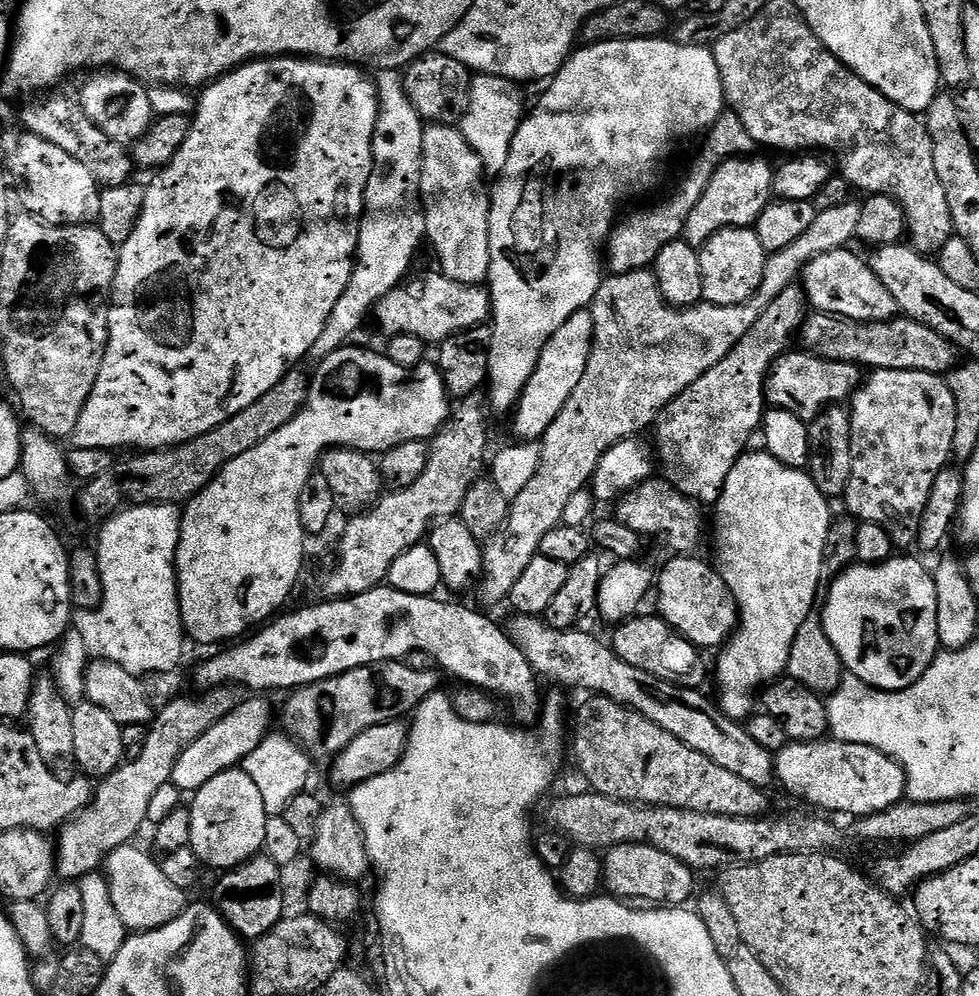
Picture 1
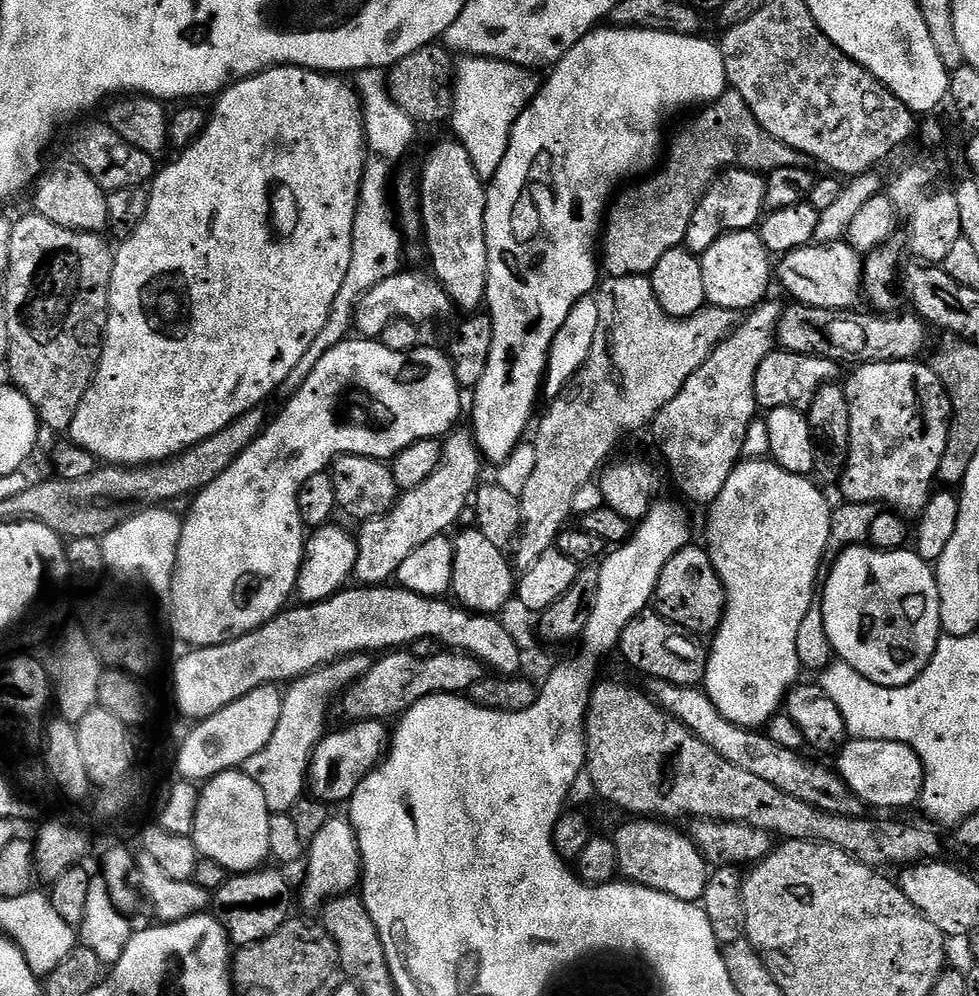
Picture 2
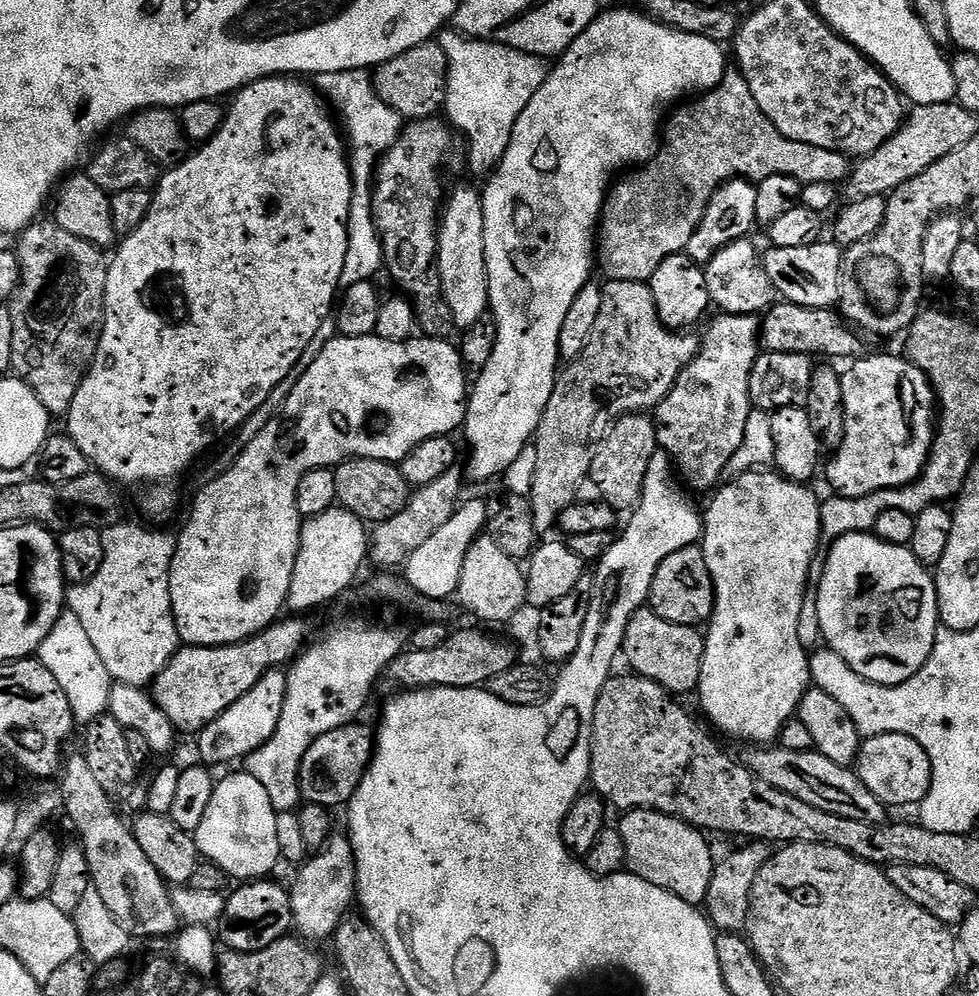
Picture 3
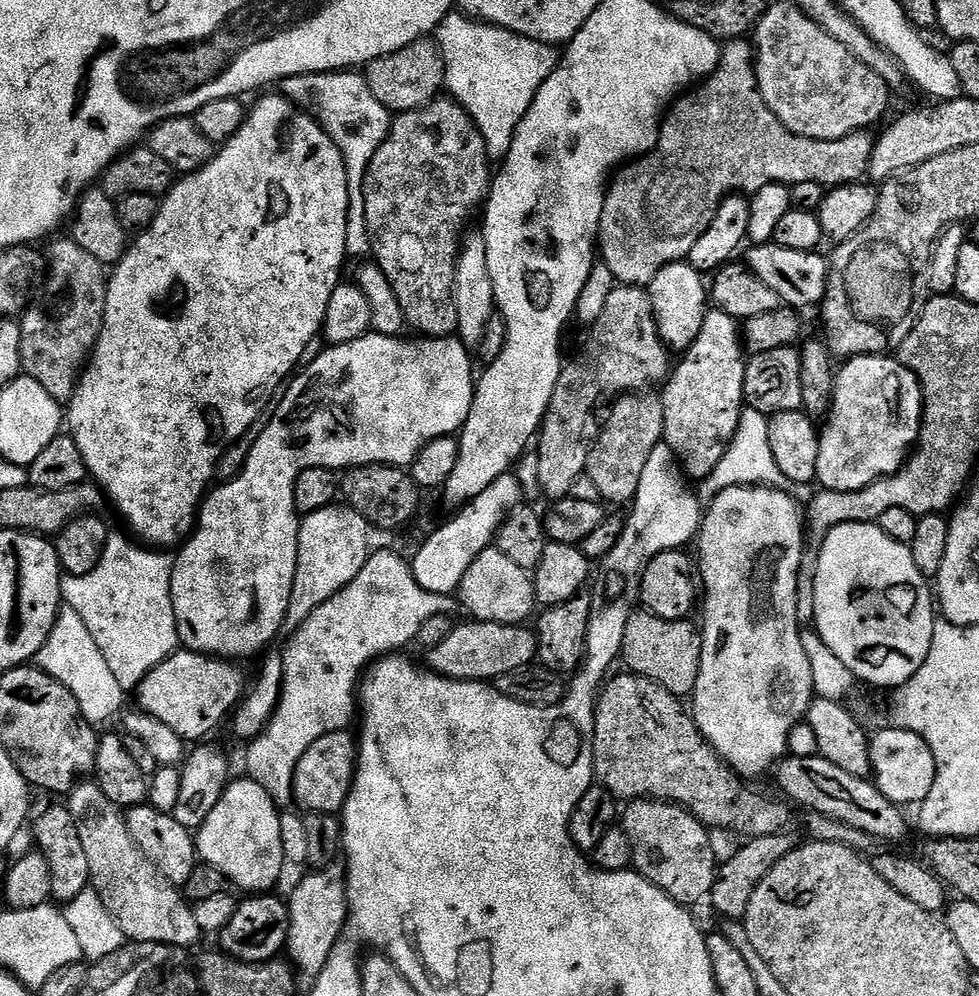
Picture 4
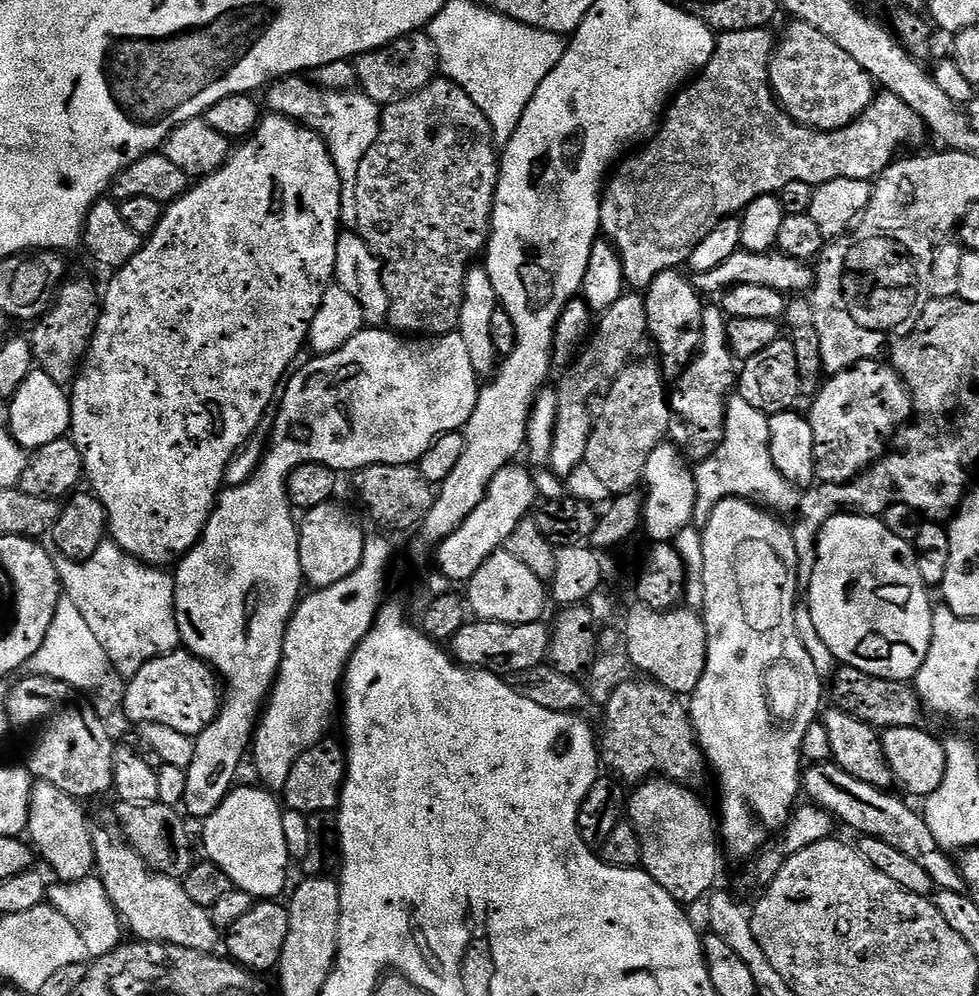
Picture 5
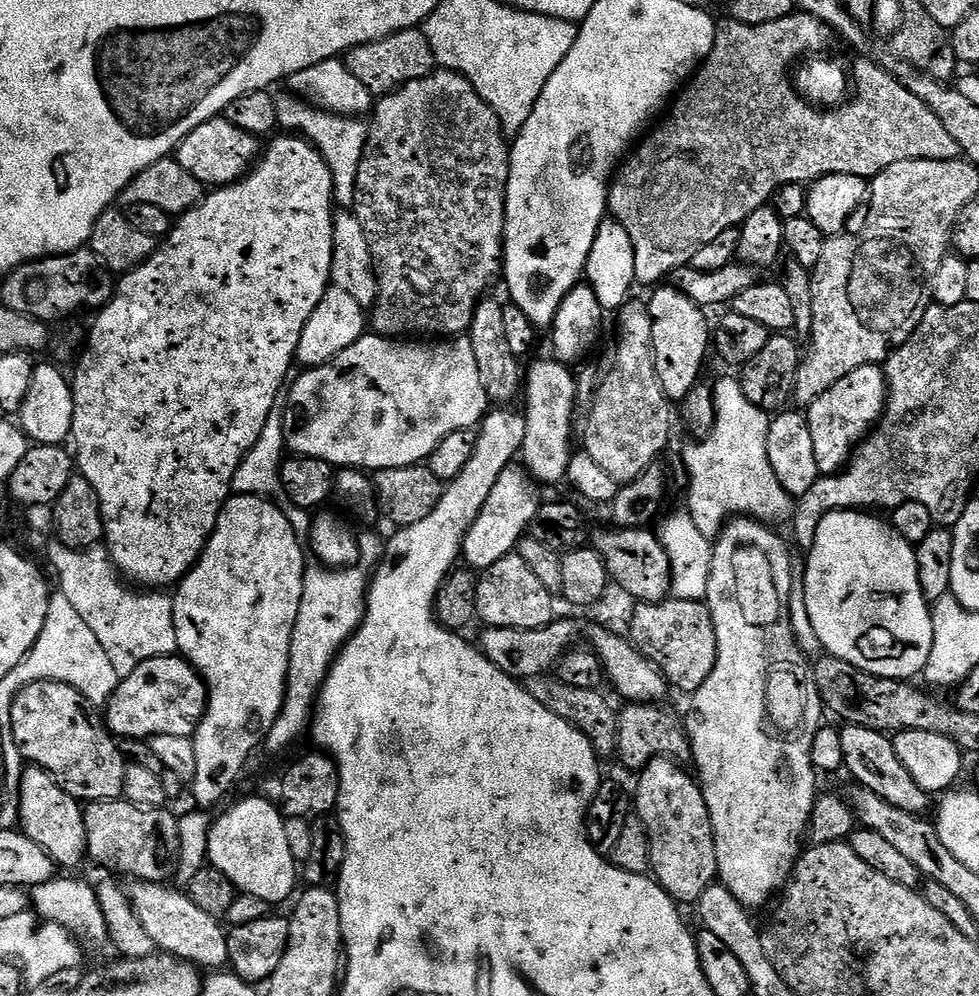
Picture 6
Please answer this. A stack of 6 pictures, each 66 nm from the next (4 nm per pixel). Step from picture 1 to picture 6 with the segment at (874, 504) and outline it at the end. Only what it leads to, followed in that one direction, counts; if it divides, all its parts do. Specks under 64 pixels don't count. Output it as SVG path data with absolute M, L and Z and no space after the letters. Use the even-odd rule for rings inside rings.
M867 364L858 366L858 370L850 370L846 378L838 378L838 382L834 382L826 394L814 398L814 402L807 405L810 439L814 441L814 462L818 462L821 474L839 473L847 465L864 437L880 423L880 417L884 415L884 403L887 401L888 383L884 381L883 367ZM843 388L845 401L832 404Z

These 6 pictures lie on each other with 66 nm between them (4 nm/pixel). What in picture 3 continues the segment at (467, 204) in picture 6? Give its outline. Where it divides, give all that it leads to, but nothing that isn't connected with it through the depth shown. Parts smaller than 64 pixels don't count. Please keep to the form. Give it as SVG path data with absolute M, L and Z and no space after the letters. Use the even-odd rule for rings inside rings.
M440 118L405 123L400 137L376 167L372 185L372 217L382 242L384 268L410 301L419 331L430 340L448 340L454 332L450 306L444 304L434 267L438 217L442 212L440 156L447 154L452 136L453 129Z

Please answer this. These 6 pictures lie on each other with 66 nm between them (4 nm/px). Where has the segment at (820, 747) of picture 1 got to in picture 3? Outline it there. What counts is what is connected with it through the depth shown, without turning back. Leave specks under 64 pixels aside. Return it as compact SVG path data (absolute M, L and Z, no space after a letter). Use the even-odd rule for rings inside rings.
M878 734L867 737L861 743L860 753L856 755L854 765L856 777L859 778L886 806L892 804L912 804L918 806L926 798L932 781L930 758L914 738L906 734Z

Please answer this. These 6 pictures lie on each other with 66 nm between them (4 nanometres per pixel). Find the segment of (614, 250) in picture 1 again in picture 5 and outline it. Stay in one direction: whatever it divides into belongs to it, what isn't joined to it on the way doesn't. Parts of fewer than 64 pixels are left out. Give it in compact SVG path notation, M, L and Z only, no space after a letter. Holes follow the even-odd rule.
M768 28L719 33L716 37L716 49L710 62L691 83L675 93L674 99L667 105L666 115L658 125L658 131L647 141L646 147L648 149L641 156L629 155L611 173L600 198L600 231L620 256L624 282L629 289L647 290L654 282L654 278L658 278L658 274L671 272L687 265L690 254L694 254L694 246L698 246L698 242L702 242L702 238L706 238L706 234L710 234L710 230L714 230L714 226L718 226L718 222L739 217L744 209L750 206L750 202L754 202L758 198L779 194L782 186L786 186L786 182L806 182L813 186L825 184L834 178L872 182L879 177L881 172L888 169L889 164L893 163L894 157L897 155L895 152L899 148L904 148L907 144L920 144L923 142L924 136L926 137L922 117L914 110L910 110L910 106L906 106L906 102L902 102L902 98L885 90L874 97L872 105L857 120L851 120L845 128L839 128L833 132L820 132L817 128L808 128L805 124L799 124L797 120L791 120L788 113L777 104L776 98L772 94L772 83L768 80L768 61L772 58L774 47L774 36L771 36L770 33Z

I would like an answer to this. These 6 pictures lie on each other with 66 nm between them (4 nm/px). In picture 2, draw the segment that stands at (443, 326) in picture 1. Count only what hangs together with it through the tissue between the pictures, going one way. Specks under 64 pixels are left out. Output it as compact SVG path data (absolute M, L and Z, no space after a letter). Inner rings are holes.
M401 270L390 278L378 282L378 286L370 289L352 309L352 323L355 331L364 338L379 338L382 330L395 320L409 320L415 324L427 325L427 320L440 320L454 312L452 299L446 290L431 274L415 276L412 272Z

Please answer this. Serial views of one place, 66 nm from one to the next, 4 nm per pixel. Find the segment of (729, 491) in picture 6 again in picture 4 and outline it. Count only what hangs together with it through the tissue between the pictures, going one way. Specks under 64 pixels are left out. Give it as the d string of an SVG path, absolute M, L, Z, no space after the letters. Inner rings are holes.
M745 407L740 414L740 425L726 450L722 454L722 462L714 466L711 474L702 481L702 496L705 501L712 501L719 492L734 486L750 486L755 484L761 488L777 488L779 492L787 492L795 500L807 502L814 495L812 484L794 484L778 470L778 462L774 462L774 450L770 450L770 438L768 437L769 417L763 416L758 410Z

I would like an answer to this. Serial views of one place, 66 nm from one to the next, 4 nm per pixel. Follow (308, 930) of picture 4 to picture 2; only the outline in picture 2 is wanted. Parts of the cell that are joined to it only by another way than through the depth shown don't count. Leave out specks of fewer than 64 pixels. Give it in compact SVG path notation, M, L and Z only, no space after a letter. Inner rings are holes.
M329 815L326 826L322 826L321 833L318 838L314 838L314 842L307 845L306 848L306 865L308 869L304 872L304 889L301 890L300 896L298 892L298 900L305 904L308 908L323 909L326 902L331 902L338 896L347 896L353 891L352 888L361 883L362 865L360 863L360 843L356 837L356 831L352 825L351 819L347 815L336 816Z

